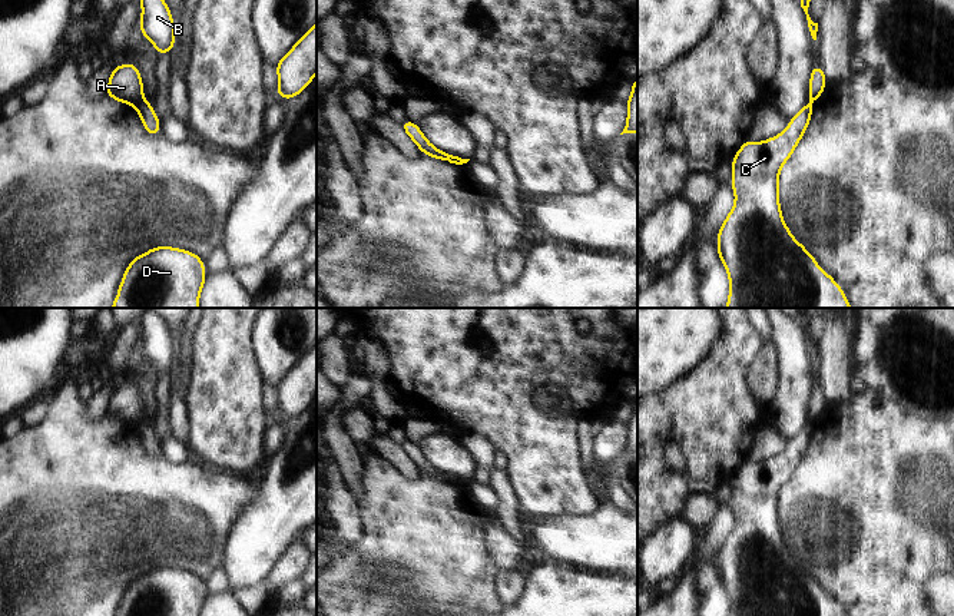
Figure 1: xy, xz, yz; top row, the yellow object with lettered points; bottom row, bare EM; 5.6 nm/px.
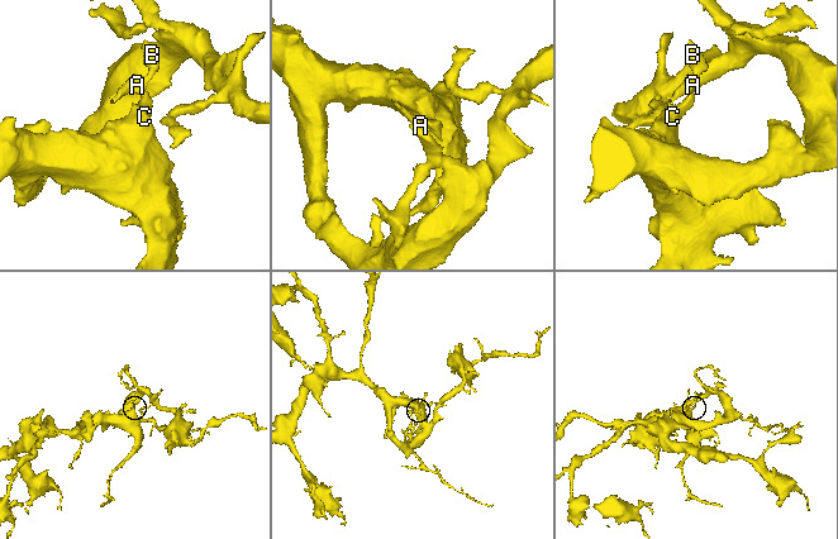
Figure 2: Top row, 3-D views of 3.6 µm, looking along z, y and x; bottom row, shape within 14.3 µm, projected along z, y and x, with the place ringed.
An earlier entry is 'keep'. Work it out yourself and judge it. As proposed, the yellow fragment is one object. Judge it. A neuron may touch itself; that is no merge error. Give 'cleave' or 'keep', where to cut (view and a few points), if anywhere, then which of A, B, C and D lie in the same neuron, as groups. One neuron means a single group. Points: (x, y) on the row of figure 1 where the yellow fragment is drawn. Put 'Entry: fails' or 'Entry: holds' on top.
Entry: fails
cleave; cut in xy along (141, 99), (133, 105); A B / C D

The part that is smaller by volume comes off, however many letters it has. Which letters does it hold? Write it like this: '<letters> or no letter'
A, B

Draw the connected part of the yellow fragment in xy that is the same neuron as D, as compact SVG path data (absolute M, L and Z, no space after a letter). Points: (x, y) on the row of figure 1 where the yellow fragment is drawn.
M156 246L138 255L123 272L123 282L117 285L119 297L112 308L199 308L199 294L206 274L202 258L193 252Z

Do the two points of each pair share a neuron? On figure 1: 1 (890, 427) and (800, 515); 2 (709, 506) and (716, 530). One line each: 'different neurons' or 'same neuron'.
1: same neuron
2: different neurons

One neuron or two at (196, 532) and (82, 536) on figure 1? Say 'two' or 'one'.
one

